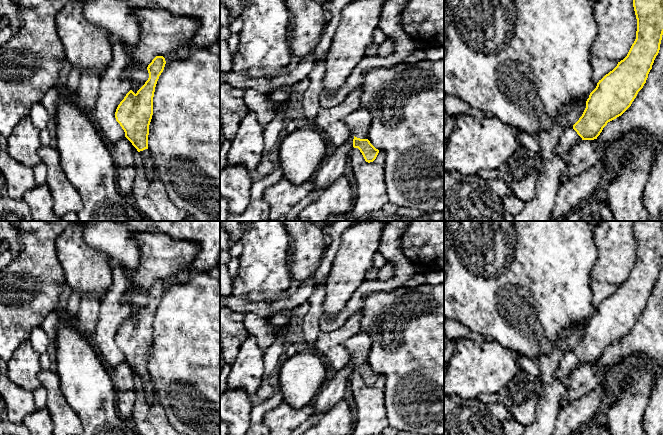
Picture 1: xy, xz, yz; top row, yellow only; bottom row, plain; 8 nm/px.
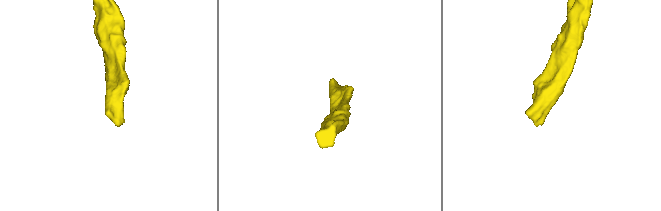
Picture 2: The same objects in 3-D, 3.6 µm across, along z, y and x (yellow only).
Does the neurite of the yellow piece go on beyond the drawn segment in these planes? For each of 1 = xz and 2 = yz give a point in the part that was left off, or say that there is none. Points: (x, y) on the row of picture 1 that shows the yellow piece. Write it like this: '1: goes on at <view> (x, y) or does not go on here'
1: goes on at xz (358, 121)
2: goes on at yz (569, 138)

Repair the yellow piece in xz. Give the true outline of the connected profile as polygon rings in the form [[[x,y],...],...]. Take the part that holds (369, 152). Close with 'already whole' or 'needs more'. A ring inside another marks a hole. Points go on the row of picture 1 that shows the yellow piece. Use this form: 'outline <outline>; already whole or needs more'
outline [[[359,106],[354,112],[346,117],[345,122],[349,127],[351,135],[354,136],[353,147],[358,148],[366,162],[373,162],[379,150],[367,139],[367,133],[372,121],[369,107]]]; needs more

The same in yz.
outline [[[633,0],[637,19],[636,39],[627,56],[597,83],[586,101],[586,108],[572,128],[563,130],[556,154],[563,156],[583,140],[594,140],[608,122],[621,116],[643,88],[652,65],[660,50],[663,35],[663,0]]]; needs more

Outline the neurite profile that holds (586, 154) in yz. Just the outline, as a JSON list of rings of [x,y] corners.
[[[596,139],[582,140],[582,142],[572,150],[569,163],[562,175],[562,183],[565,184],[572,177],[598,164],[604,156],[605,151],[602,151],[598,147]]]

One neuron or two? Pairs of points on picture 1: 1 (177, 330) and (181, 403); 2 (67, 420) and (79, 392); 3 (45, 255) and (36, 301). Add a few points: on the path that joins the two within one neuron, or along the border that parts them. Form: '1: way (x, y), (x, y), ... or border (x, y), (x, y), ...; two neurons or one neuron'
1: way (181, 348), (181, 385); one neuron
2: border (61, 388), (61, 394), (81, 424); two neurons
3: way (44, 266), (43, 290); one neuron

